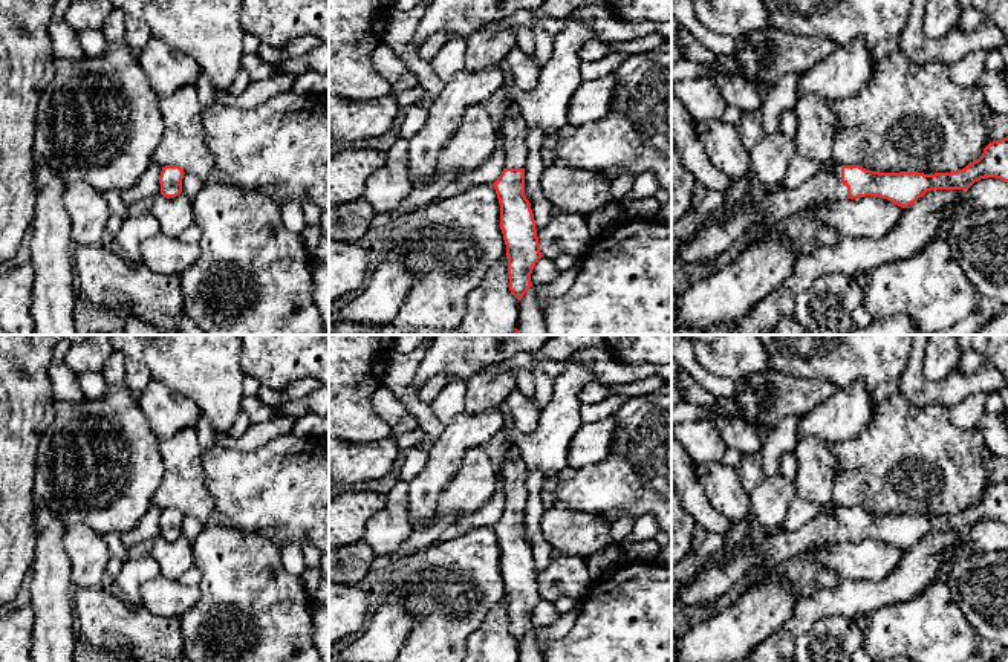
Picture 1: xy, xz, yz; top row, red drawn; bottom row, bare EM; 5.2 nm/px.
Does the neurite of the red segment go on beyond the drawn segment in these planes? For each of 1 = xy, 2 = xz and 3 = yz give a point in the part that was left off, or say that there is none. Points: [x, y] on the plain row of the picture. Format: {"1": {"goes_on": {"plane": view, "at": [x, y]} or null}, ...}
{"1": {"goes_on": null}, "2": {"goes_on": {"plane": "xz", "at": [513, 473]}}, "3": {"goes_on": {"plane": "yz", "at": [715, 578]}}}

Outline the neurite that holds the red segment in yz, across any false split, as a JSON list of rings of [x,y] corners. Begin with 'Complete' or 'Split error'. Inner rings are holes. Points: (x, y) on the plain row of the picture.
Split error. [[[1008,479],[990,485],[977,503],[950,515],[880,515],[834,501],[797,531],[779,529],[728,558],[710,558],[687,582],[671,590],[671,604],[693,615],[696,605],[717,605],[719,599],[757,566],[768,569],[806,553],[809,549],[844,541],[876,538],[907,550],[932,532],[968,532],[974,524],[996,520],[1008,526]]]

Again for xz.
Split error. [[[503,459],[499,472],[505,489],[505,511],[493,529],[500,546],[509,633],[520,644],[532,628],[531,616],[535,605],[543,599],[531,546],[525,538],[528,466],[523,460]]]

